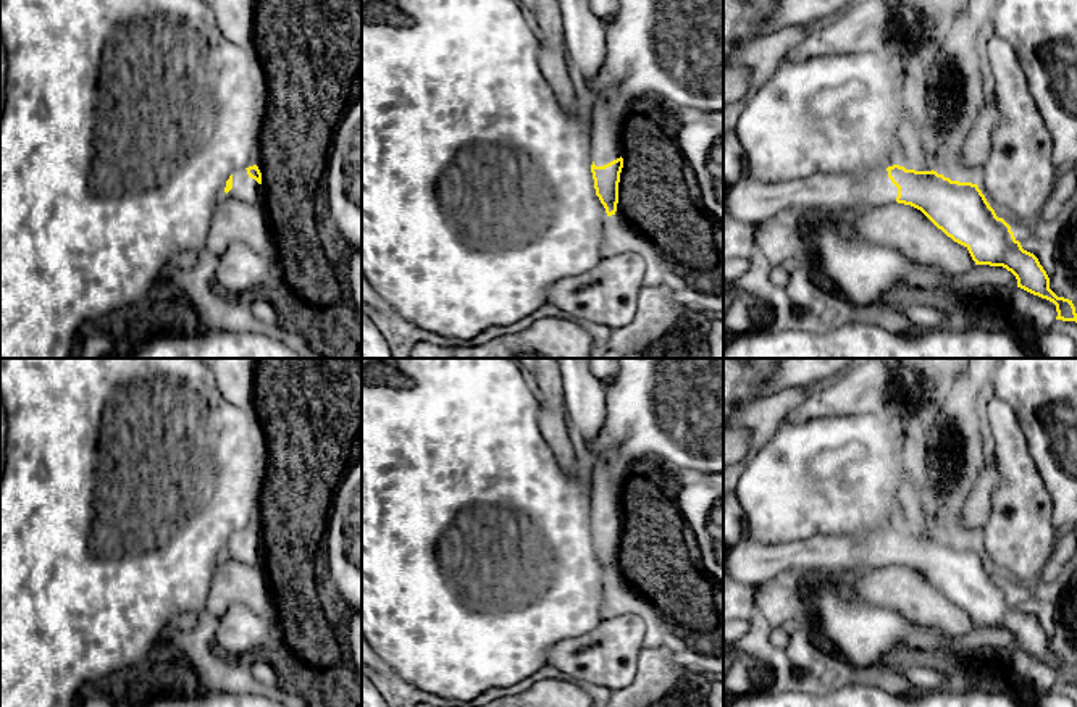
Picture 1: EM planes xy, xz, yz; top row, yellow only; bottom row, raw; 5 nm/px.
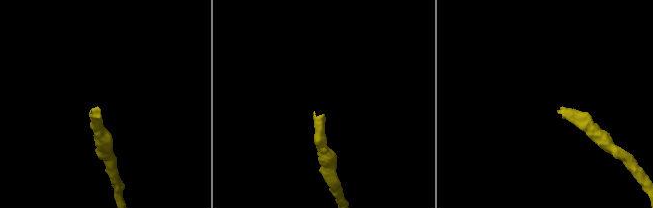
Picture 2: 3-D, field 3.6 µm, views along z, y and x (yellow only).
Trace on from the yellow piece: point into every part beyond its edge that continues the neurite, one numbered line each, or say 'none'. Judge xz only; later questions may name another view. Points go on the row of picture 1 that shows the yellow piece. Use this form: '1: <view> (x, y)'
1: xz (604, 110)

